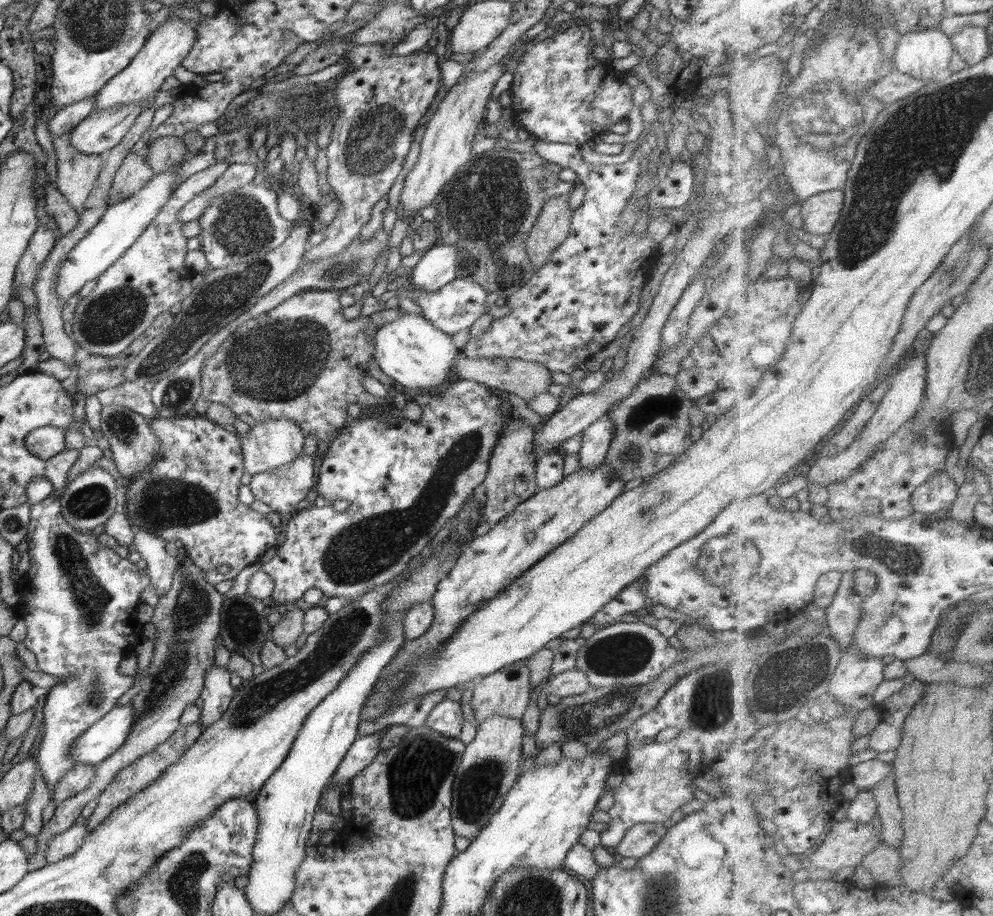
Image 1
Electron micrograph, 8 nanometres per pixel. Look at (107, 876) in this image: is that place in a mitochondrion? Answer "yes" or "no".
no

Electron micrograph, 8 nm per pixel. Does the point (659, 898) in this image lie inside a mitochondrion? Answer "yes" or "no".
yes

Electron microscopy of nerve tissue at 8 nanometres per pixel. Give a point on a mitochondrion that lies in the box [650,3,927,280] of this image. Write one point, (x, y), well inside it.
(870, 225)

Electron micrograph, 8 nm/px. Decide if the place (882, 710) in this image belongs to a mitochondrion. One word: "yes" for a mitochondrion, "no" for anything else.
no

